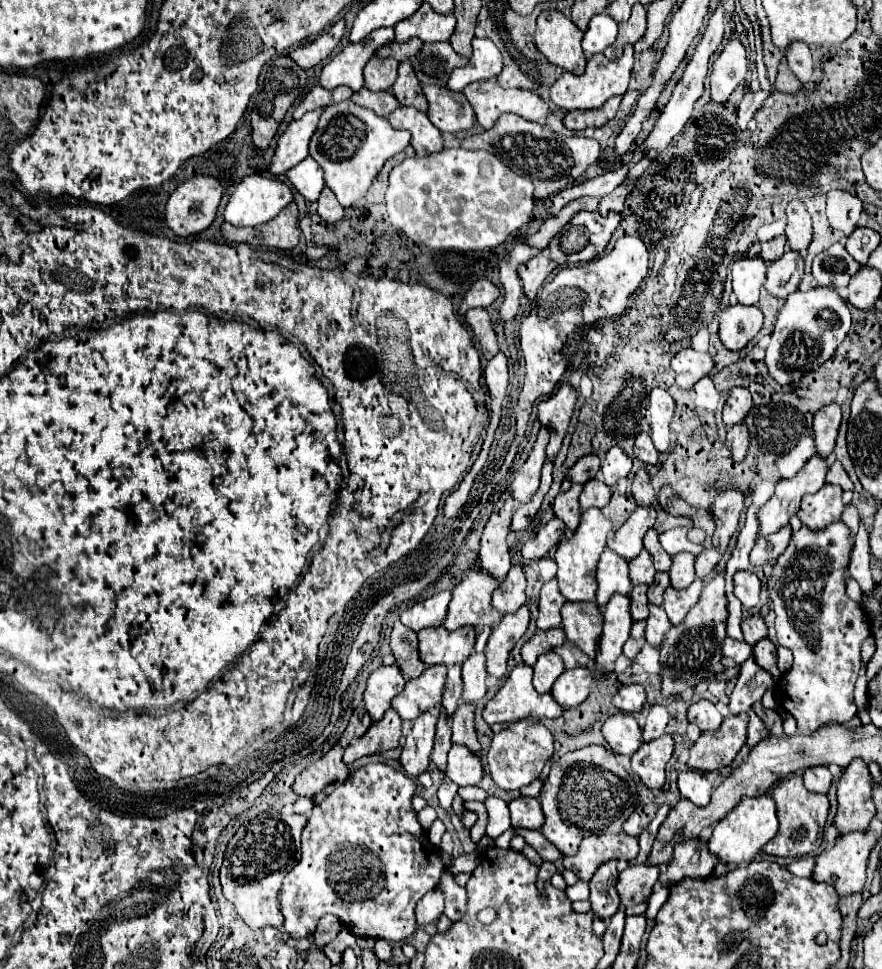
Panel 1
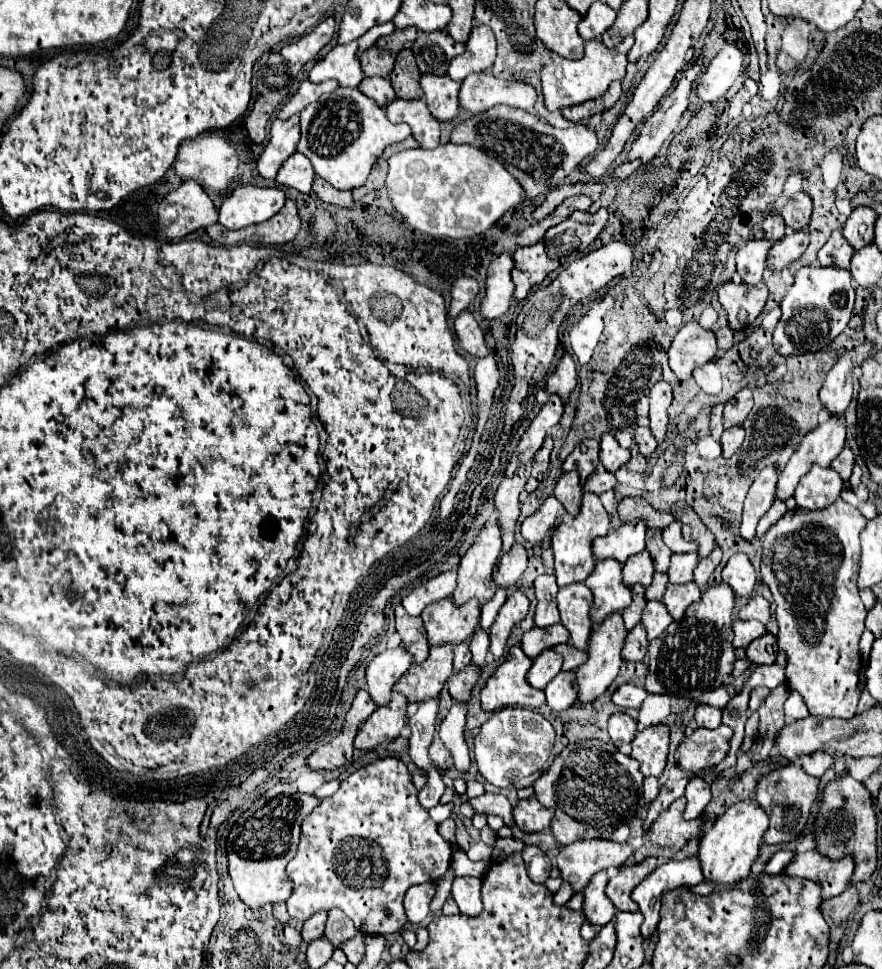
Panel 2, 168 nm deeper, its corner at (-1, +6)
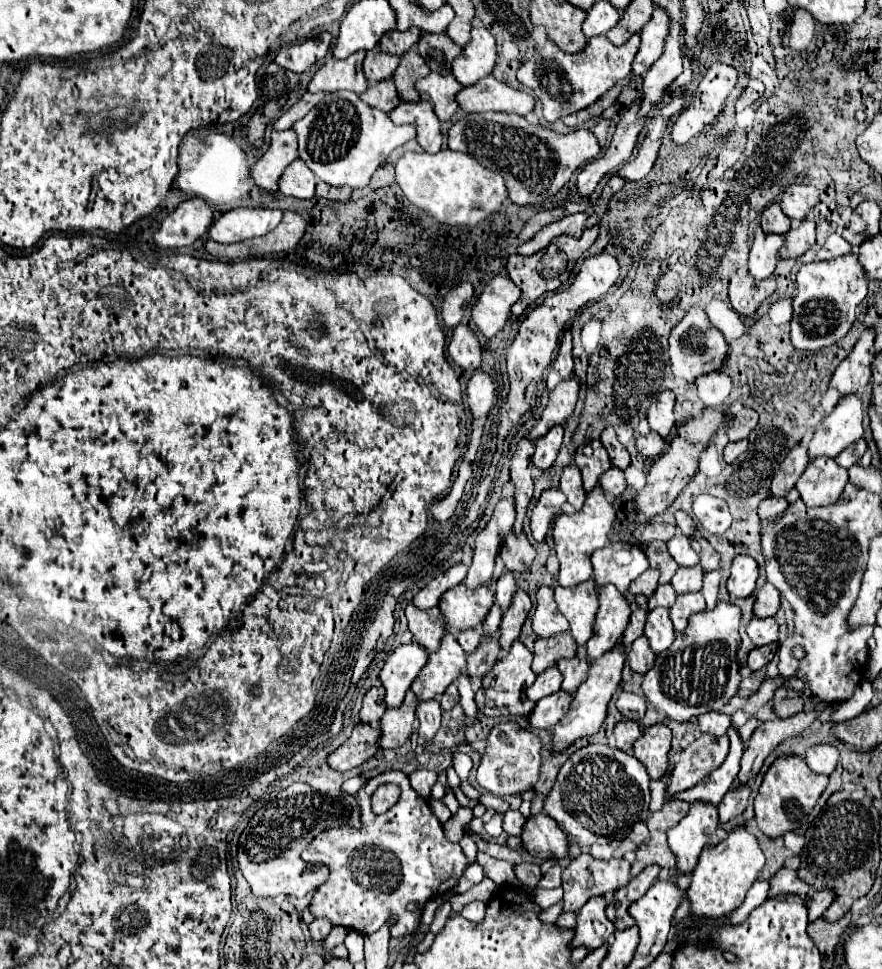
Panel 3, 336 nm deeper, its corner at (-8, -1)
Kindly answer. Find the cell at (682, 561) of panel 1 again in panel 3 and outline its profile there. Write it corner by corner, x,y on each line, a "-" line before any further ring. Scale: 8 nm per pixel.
700,565
692,567
680,567
676,575
672,577
672,587
676,593
688,593
688,591
700,591
702,589
702,577
704,571

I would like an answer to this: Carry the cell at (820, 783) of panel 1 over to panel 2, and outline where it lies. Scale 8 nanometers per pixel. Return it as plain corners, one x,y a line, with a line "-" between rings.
813,752
813,754
807,754
807,756
801,756
801,766
807,774
815,776
815,778
821,778
825,774
827,768
833,766
833,758
831,754
827,752

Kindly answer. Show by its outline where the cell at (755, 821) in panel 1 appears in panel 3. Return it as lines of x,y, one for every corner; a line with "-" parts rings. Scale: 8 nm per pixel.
744,825
734,827
724,841
718,845
708,845
700,853
700,861
694,869
692,883
688,887
688,899
692,913
704,915
710,919
720,919
740,907
740,903
746,897
746,891
752,887
752,883
758,879
762,867
766,863
766,857
758,845
758,839
754,833
750,833

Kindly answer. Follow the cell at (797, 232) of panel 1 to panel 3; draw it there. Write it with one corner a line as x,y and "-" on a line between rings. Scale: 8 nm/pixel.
792,183
786,187
786,191
782,193
782,201
780,207
782,211
794,221
794,223
802,223
808,213
814,209
814,205
818,203
818,191
812,185
802,185
802,183

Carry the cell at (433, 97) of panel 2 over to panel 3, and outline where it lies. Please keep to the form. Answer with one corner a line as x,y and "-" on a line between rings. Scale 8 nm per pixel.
430,73
416,83
416,89
422,93
428,93
438,119
448,121
448,119
452,119
452,115
458,109
456,93
462,91
464,87
452,77
452,73
448,73
448,75

